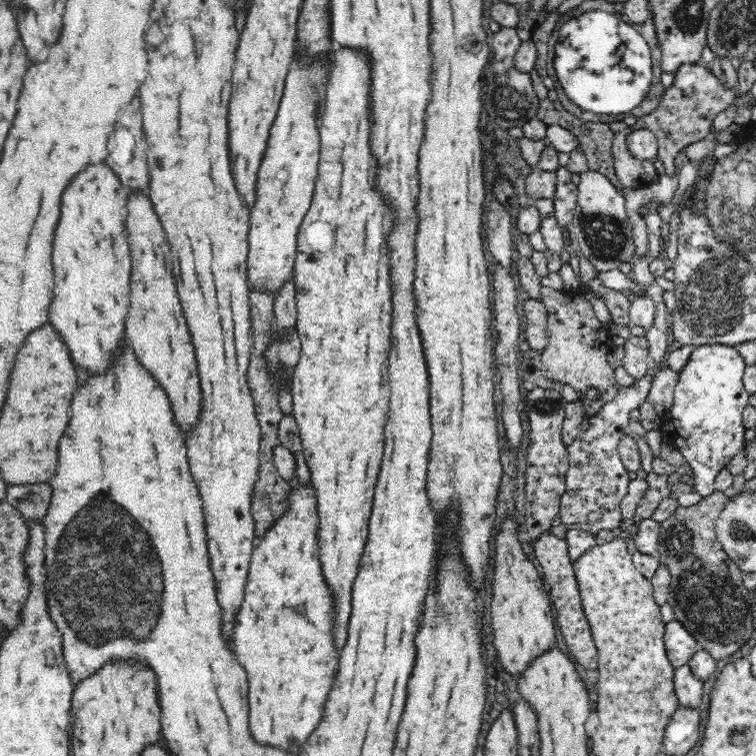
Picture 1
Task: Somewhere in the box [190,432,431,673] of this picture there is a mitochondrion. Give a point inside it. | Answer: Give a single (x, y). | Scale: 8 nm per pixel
(265, 503)

